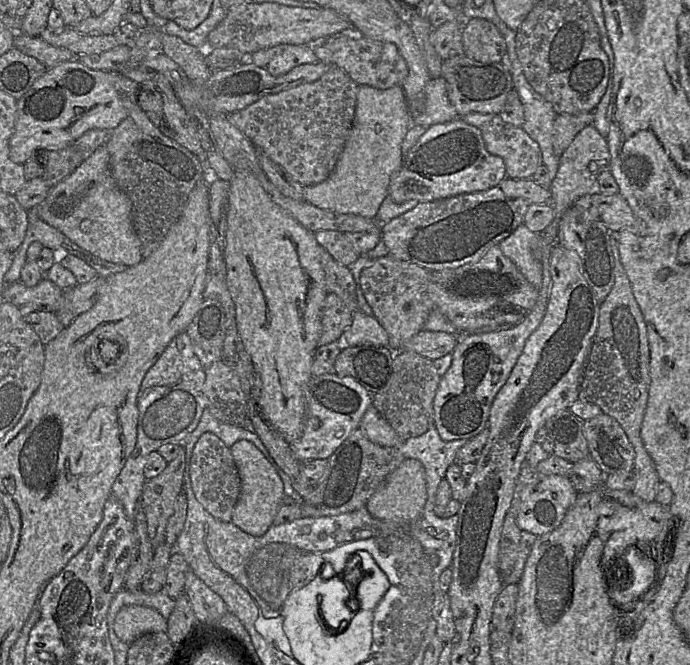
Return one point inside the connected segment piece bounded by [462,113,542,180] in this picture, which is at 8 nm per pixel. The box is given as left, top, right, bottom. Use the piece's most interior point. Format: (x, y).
(522, 156)

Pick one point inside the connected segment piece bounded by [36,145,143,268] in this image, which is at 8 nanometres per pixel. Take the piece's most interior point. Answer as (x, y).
(87, 207)

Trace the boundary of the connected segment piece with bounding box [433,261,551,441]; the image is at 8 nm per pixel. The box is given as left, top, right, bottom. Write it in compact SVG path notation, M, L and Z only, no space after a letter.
M543 265L543 280L533 309L518 325L496 332L465 335L452 352L452 363L441 376L434 400L434 426L444 441L471 439L488 427L492 402L509 378L529 336L540 325L551 290L549 265Z

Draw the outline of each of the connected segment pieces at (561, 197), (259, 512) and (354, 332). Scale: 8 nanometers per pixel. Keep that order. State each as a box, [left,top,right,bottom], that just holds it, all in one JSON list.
[[549,125,610,215],[230,440,285,536],[341,310,389,347]]

